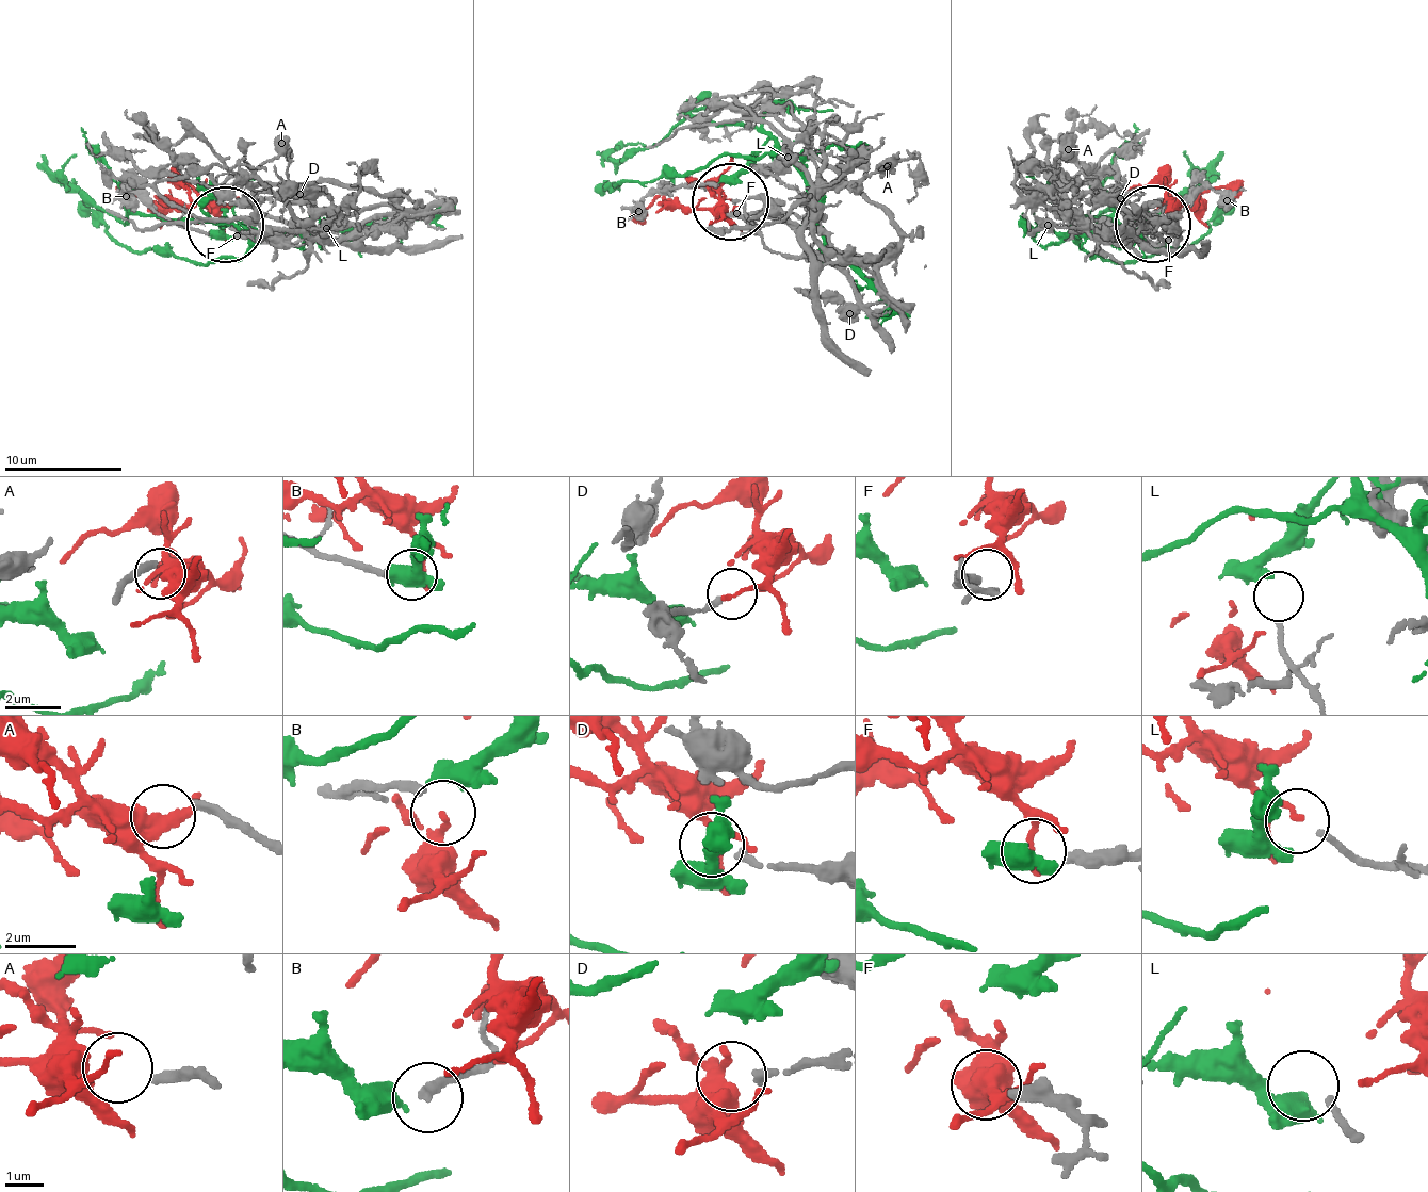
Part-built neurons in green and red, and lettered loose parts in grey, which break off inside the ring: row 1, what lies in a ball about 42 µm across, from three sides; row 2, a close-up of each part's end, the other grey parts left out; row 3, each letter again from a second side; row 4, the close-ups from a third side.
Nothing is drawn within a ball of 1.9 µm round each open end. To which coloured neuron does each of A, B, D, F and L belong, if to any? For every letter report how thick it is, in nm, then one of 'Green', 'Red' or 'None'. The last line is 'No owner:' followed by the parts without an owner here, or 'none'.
A: Thickness 220 nm. Red
B: Thickness 220 nm. None
D: Thickness 200 nm. None
F: Thickness 320 nm. None
L: Thickness 170 nm. None
No owner: B, D, F, L

